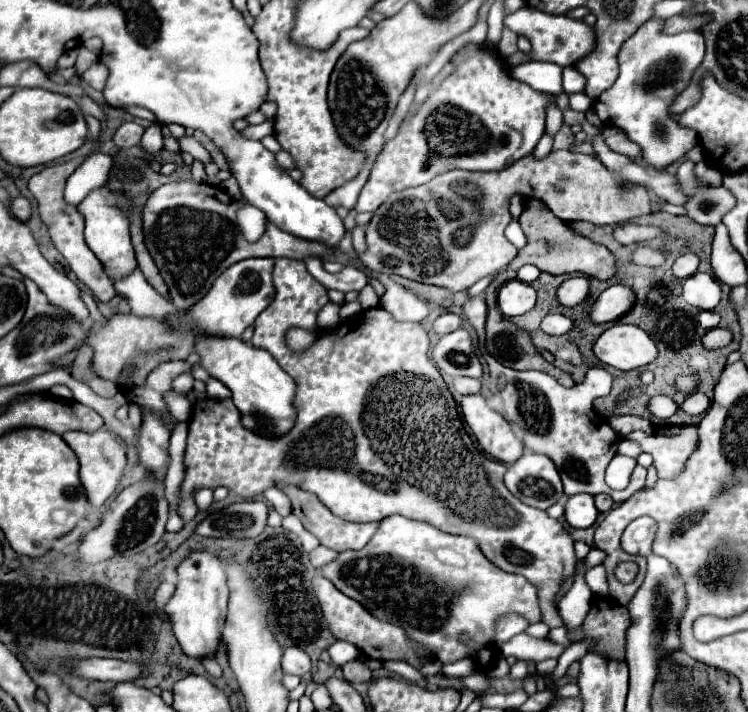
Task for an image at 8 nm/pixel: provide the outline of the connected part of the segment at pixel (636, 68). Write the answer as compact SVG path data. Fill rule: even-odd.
M656 20L644 22L620 48L620 74L616 82L604 90L592 106L602 124L624 130L628 140L642 148L642 166L648 170L666 170L696 146L696 132L682 128L670 116L672 100L686 90L696 68L704 58L704 36L700 30L684 30L678 34L664 34L656 30ZM606 108L608 118L602 118Z

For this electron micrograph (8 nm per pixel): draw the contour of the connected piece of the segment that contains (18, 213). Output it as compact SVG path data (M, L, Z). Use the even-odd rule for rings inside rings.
M16 198L16 200L12 202L10 212L12 212L18 220L28 220L30 214L32 214L32 206L30 206L30 202L28 202L26 198Z

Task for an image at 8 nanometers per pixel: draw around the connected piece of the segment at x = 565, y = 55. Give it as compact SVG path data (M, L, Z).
M524 6L518 12L512 12L504 18L504 26L510 28L516 34L522 34L530 40L532 50L530 53L515 53L507 60L510 66L516 66L526 60L554 62L558 66L572 66L580 56L586 56L594 48L594 34L592 28L586 26L582 20L572 20L566 16L552 16L546 12L540 12L536 8Z

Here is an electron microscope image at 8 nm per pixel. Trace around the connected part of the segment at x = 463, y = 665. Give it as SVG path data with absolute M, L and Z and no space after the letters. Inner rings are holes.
M466 658L457 662L443 665L442 673L447 676L468 676L476 673L472 659Z

